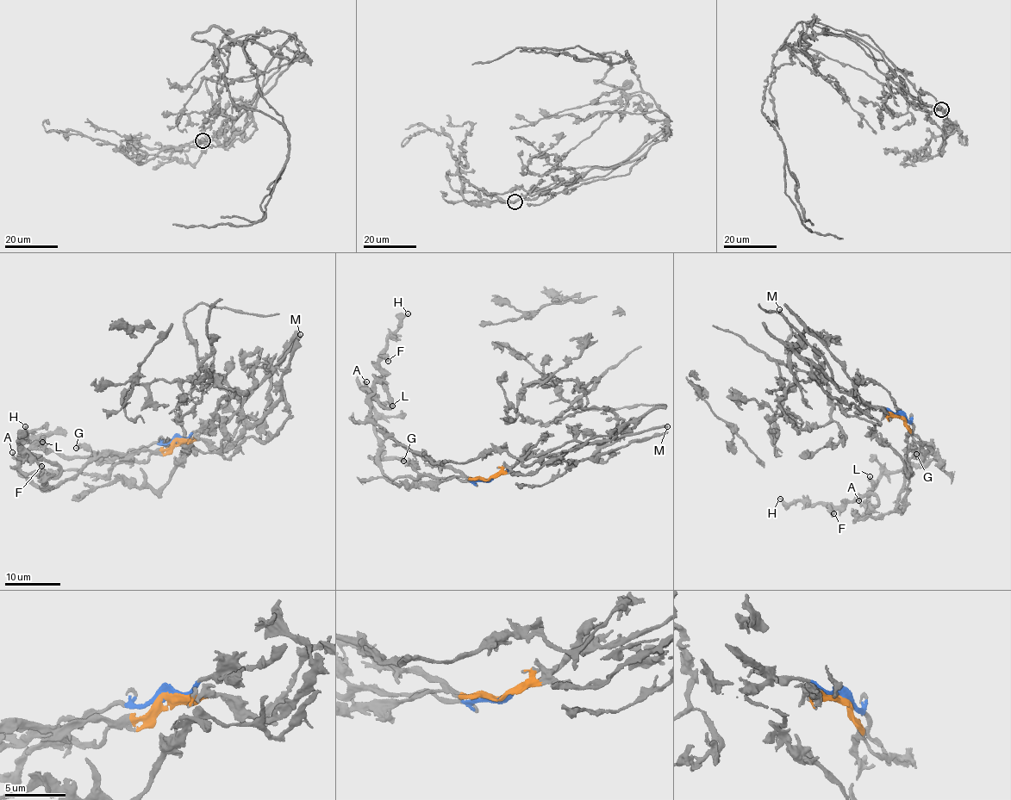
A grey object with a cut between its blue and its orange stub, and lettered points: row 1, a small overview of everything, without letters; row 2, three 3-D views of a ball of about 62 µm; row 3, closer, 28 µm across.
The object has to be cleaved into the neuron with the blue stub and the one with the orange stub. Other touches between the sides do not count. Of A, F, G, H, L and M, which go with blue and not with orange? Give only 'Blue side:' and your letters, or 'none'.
Blue side: A, F, G, H, L, M

